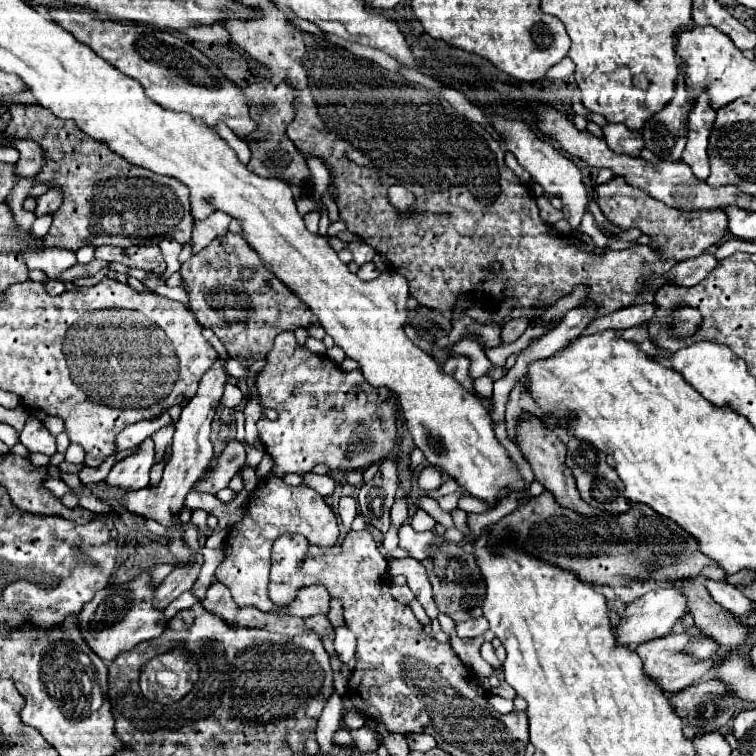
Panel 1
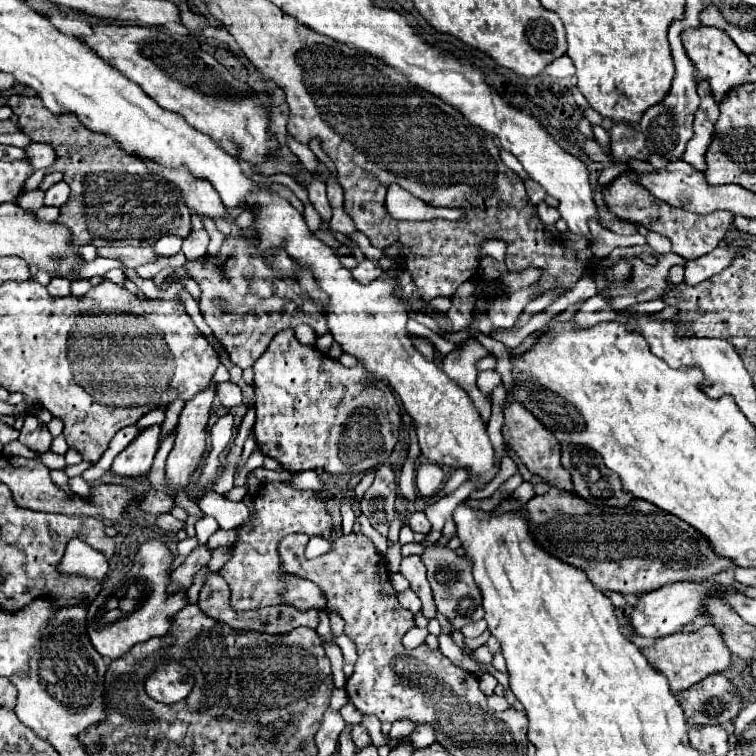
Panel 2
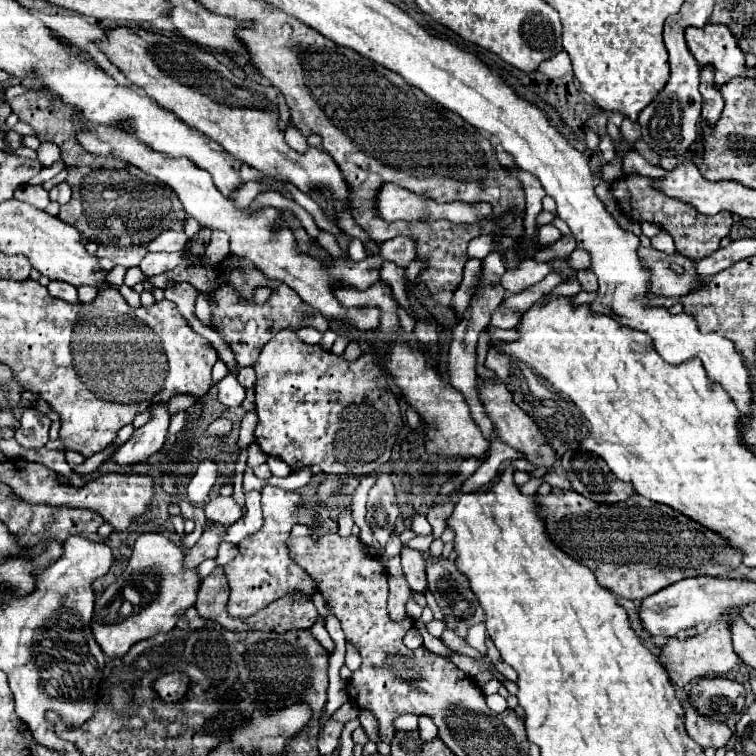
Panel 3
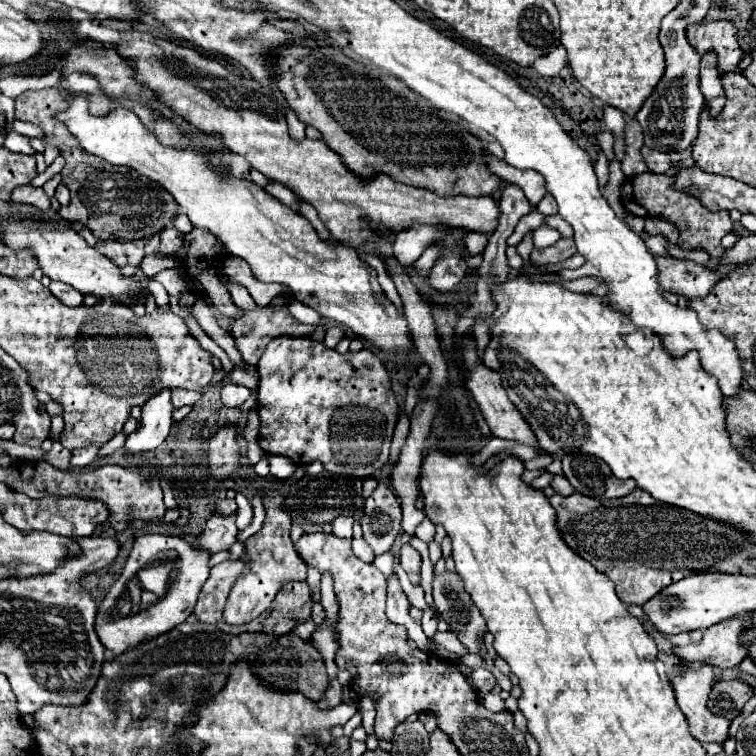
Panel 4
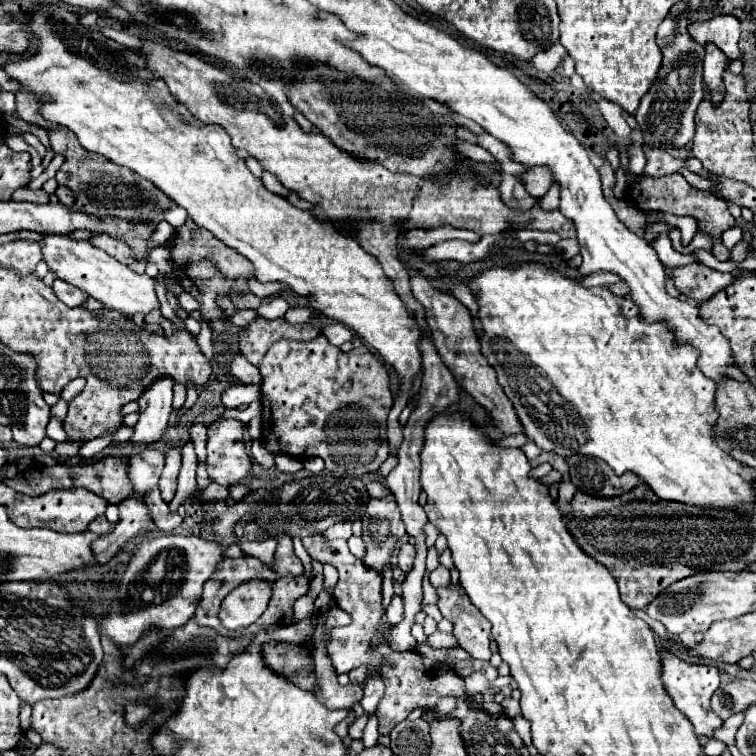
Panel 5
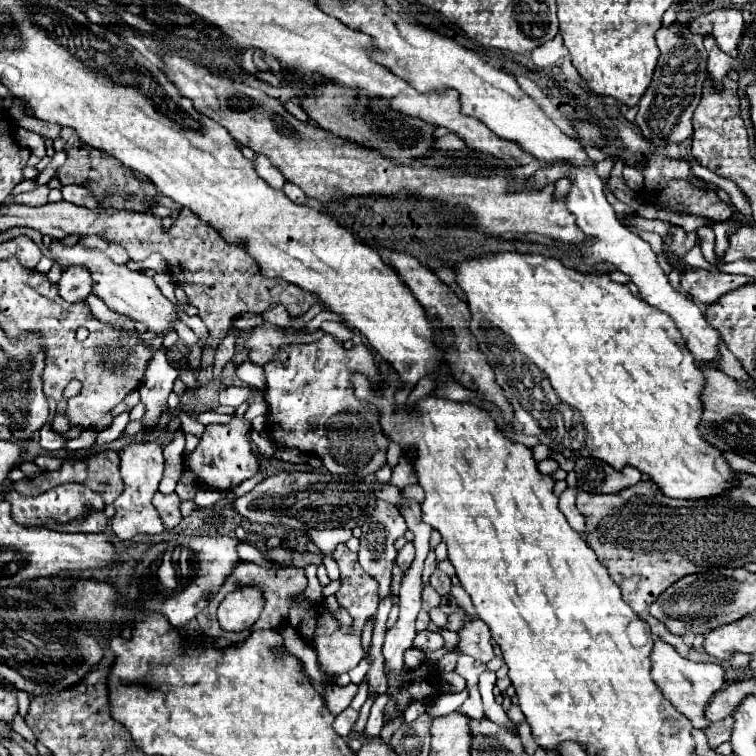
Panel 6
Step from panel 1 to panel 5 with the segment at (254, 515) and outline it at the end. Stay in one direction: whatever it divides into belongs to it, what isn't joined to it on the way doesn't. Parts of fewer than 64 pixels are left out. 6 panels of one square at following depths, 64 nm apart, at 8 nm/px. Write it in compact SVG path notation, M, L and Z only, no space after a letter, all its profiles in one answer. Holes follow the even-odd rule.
M276 534L278 538L276 554L276 572L280 576L298 576L304 573L304 567L300 559L295 555L292 539L282 534ZM250 580L234 588L222 602L218 618L228 630L244 630L254 624L266 610L270 600L270 584Z

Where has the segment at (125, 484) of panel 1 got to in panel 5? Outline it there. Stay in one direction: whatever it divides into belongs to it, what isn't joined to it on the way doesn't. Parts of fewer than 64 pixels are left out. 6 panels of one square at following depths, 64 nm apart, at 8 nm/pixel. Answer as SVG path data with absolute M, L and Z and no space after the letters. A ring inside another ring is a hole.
M164 374L142 392L142 396L138 398L140 420L134 426L132 442L150 444L162 438L168 426L168 416L172 412L172 386L174 380Z

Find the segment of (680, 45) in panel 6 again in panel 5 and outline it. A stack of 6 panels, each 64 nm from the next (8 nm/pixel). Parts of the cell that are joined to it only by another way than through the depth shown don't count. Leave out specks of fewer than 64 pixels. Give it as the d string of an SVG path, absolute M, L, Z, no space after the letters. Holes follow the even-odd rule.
M668 16L656 34L658 46L662 50L662 66L656 80L652 82L648 94L640 100L640 106L634 114L636 122L642 128L644 142L654 148L682 148L694 138L694 114L704 98L702 82L702 62L704 46L694 42L686 28L678 28L674 18Z

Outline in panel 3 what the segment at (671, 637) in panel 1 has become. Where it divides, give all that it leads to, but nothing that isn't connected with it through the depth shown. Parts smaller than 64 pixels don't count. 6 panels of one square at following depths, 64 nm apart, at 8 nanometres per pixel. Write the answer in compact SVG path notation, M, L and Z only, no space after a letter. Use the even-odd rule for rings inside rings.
M720 620L720 622L710 624L708 630L704 630L702 634L698 634L694 638L668 642L666 646L662 646L660 656L662 656L660 660L666 666L670 678L678 686L686 686L694 678L702 678L702 676L726 674L728 670L732 670L736 664L742 662L740 656L736 656L736 652L732 648L732 626L730 626L730 620Z

